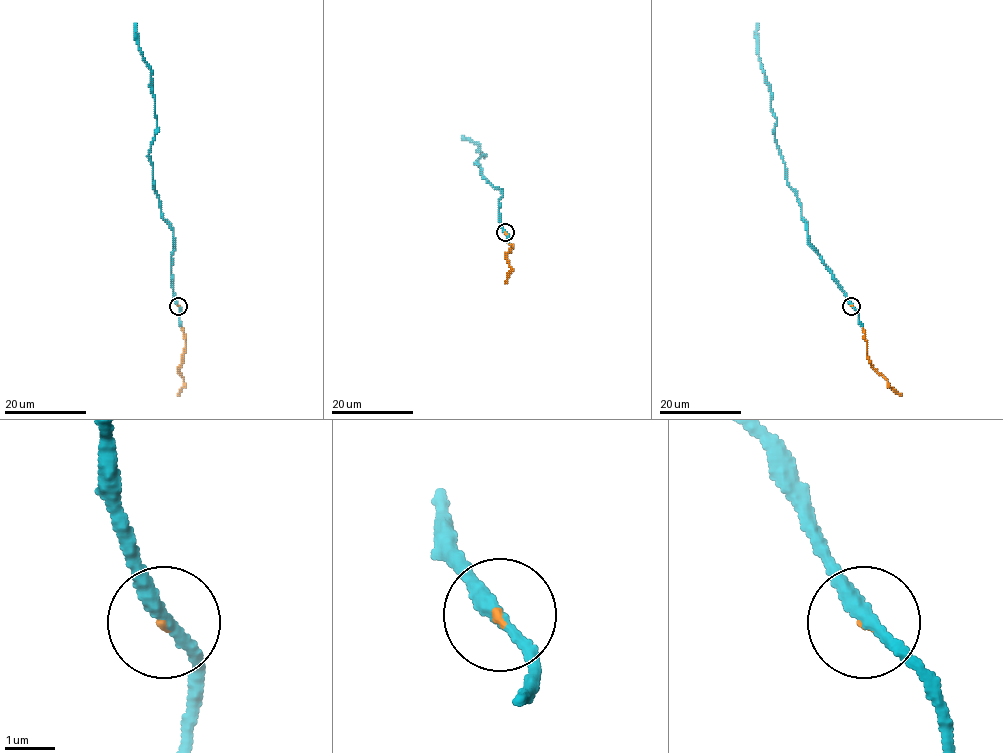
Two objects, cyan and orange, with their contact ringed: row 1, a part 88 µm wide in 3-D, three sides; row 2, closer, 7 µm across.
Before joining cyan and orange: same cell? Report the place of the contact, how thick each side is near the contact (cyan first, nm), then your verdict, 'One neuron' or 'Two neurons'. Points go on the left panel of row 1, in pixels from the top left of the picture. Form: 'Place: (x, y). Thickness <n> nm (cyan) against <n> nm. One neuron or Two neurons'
Place: (178, 306). Thickness 280 nm (cyan) against 60 nm. One neuron

